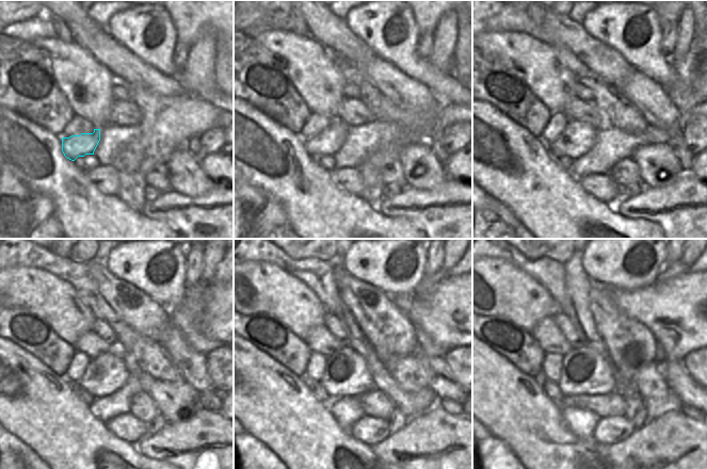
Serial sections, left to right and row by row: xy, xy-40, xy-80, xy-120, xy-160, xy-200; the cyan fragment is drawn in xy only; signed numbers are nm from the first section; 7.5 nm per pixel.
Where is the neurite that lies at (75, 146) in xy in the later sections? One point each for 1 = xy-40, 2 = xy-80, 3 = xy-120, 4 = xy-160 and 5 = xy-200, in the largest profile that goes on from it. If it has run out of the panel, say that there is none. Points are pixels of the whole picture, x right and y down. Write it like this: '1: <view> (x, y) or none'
1: xy-40 (330, 141)
2: xy-80 (578, 138)
3: xy-120 (105, 374)
4: xy-160 (347, 374)
5: xy-200 (587, 371)

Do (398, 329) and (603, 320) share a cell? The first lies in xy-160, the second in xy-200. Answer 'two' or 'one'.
one

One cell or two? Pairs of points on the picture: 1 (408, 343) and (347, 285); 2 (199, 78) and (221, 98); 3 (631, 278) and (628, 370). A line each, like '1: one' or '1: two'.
1: one
2: two
3: two

